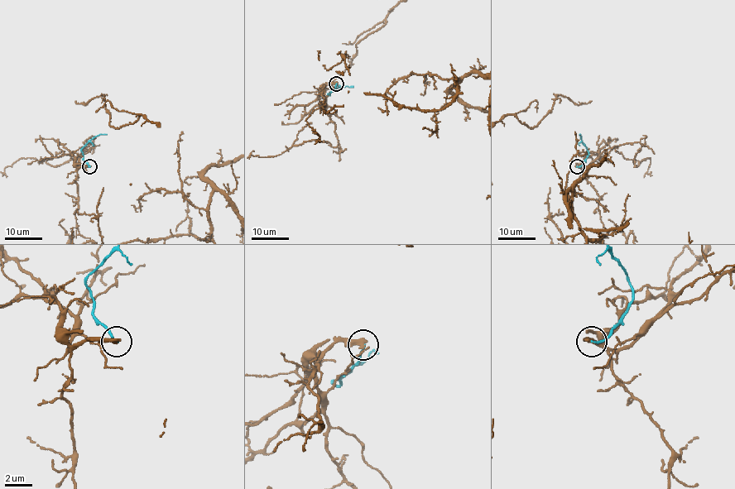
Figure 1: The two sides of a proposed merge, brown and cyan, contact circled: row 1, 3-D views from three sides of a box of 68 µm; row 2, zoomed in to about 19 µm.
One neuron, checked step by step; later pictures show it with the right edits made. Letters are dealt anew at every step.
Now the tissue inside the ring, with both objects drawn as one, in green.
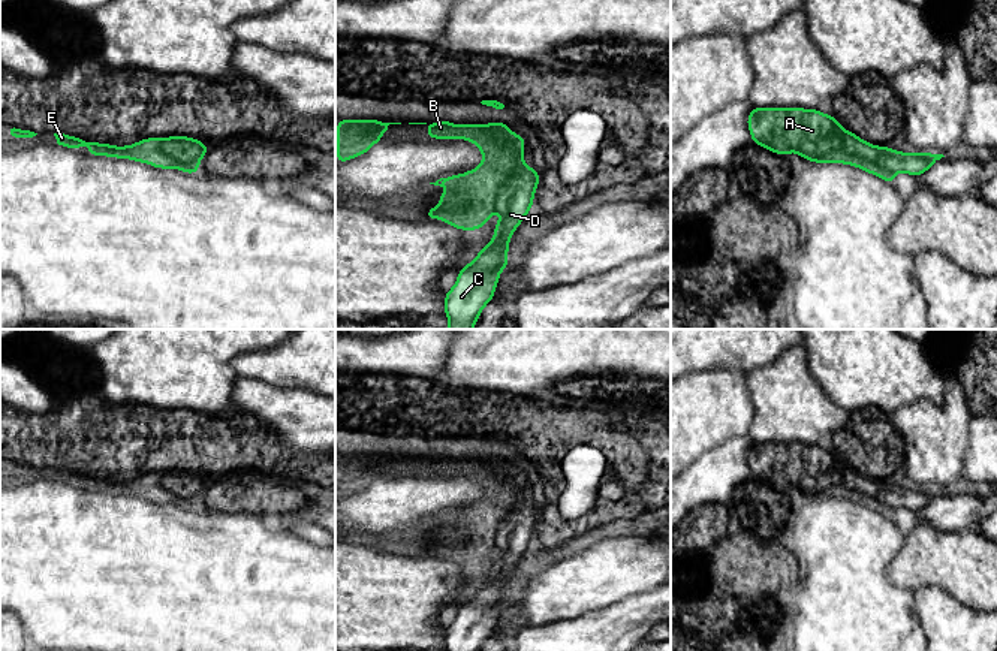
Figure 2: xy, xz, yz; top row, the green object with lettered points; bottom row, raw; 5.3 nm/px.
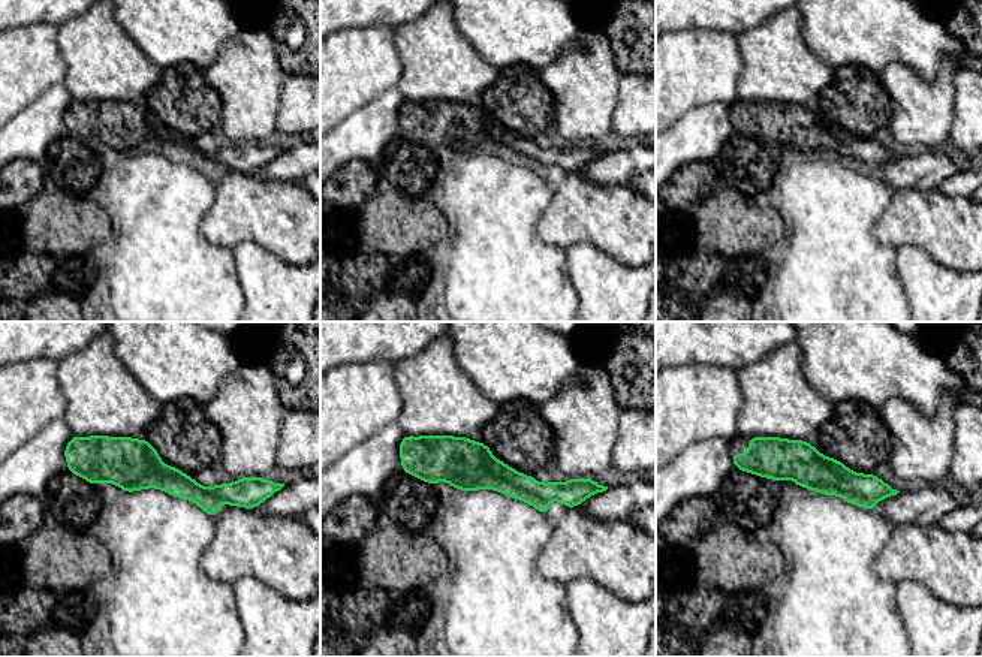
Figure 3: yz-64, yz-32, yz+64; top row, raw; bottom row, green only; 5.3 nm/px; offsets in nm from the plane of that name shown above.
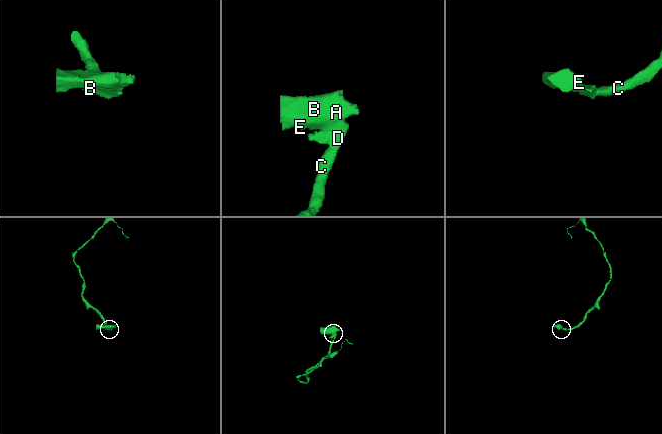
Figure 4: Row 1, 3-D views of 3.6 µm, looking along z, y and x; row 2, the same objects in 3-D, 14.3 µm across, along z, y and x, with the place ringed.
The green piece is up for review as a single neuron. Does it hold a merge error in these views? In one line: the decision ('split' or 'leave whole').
leave whole

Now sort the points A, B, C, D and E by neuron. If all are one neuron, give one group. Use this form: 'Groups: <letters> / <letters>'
Groups: A B C D E

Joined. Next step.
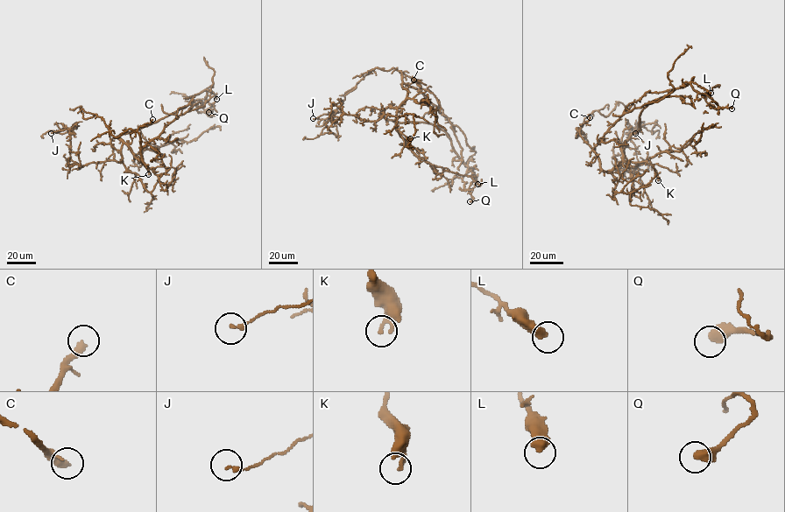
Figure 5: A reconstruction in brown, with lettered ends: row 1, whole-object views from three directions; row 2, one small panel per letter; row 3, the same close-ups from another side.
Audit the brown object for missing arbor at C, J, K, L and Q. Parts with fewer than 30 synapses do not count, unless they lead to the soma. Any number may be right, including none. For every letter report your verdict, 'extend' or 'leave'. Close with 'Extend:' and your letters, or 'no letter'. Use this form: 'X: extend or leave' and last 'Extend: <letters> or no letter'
C: extend
J: leave
K: leave
L: leave
Q: leave
Extend: C

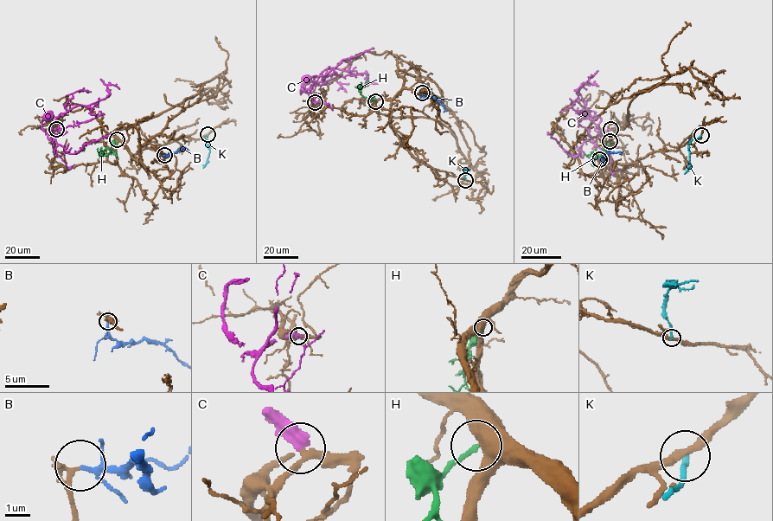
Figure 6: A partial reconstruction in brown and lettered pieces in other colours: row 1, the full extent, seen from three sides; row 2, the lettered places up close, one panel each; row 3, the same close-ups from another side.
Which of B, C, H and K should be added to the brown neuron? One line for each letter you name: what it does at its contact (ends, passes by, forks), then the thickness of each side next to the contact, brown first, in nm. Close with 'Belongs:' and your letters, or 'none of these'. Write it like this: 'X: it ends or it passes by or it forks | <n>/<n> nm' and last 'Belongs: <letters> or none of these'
B: it forks | 160/120 nm
Belongs: B

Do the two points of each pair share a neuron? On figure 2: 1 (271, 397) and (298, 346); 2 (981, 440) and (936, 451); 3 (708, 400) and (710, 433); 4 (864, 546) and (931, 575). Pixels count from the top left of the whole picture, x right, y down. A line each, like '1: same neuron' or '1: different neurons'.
1: different neurons
2: different neurons
3: same neuron
4: different neurons

